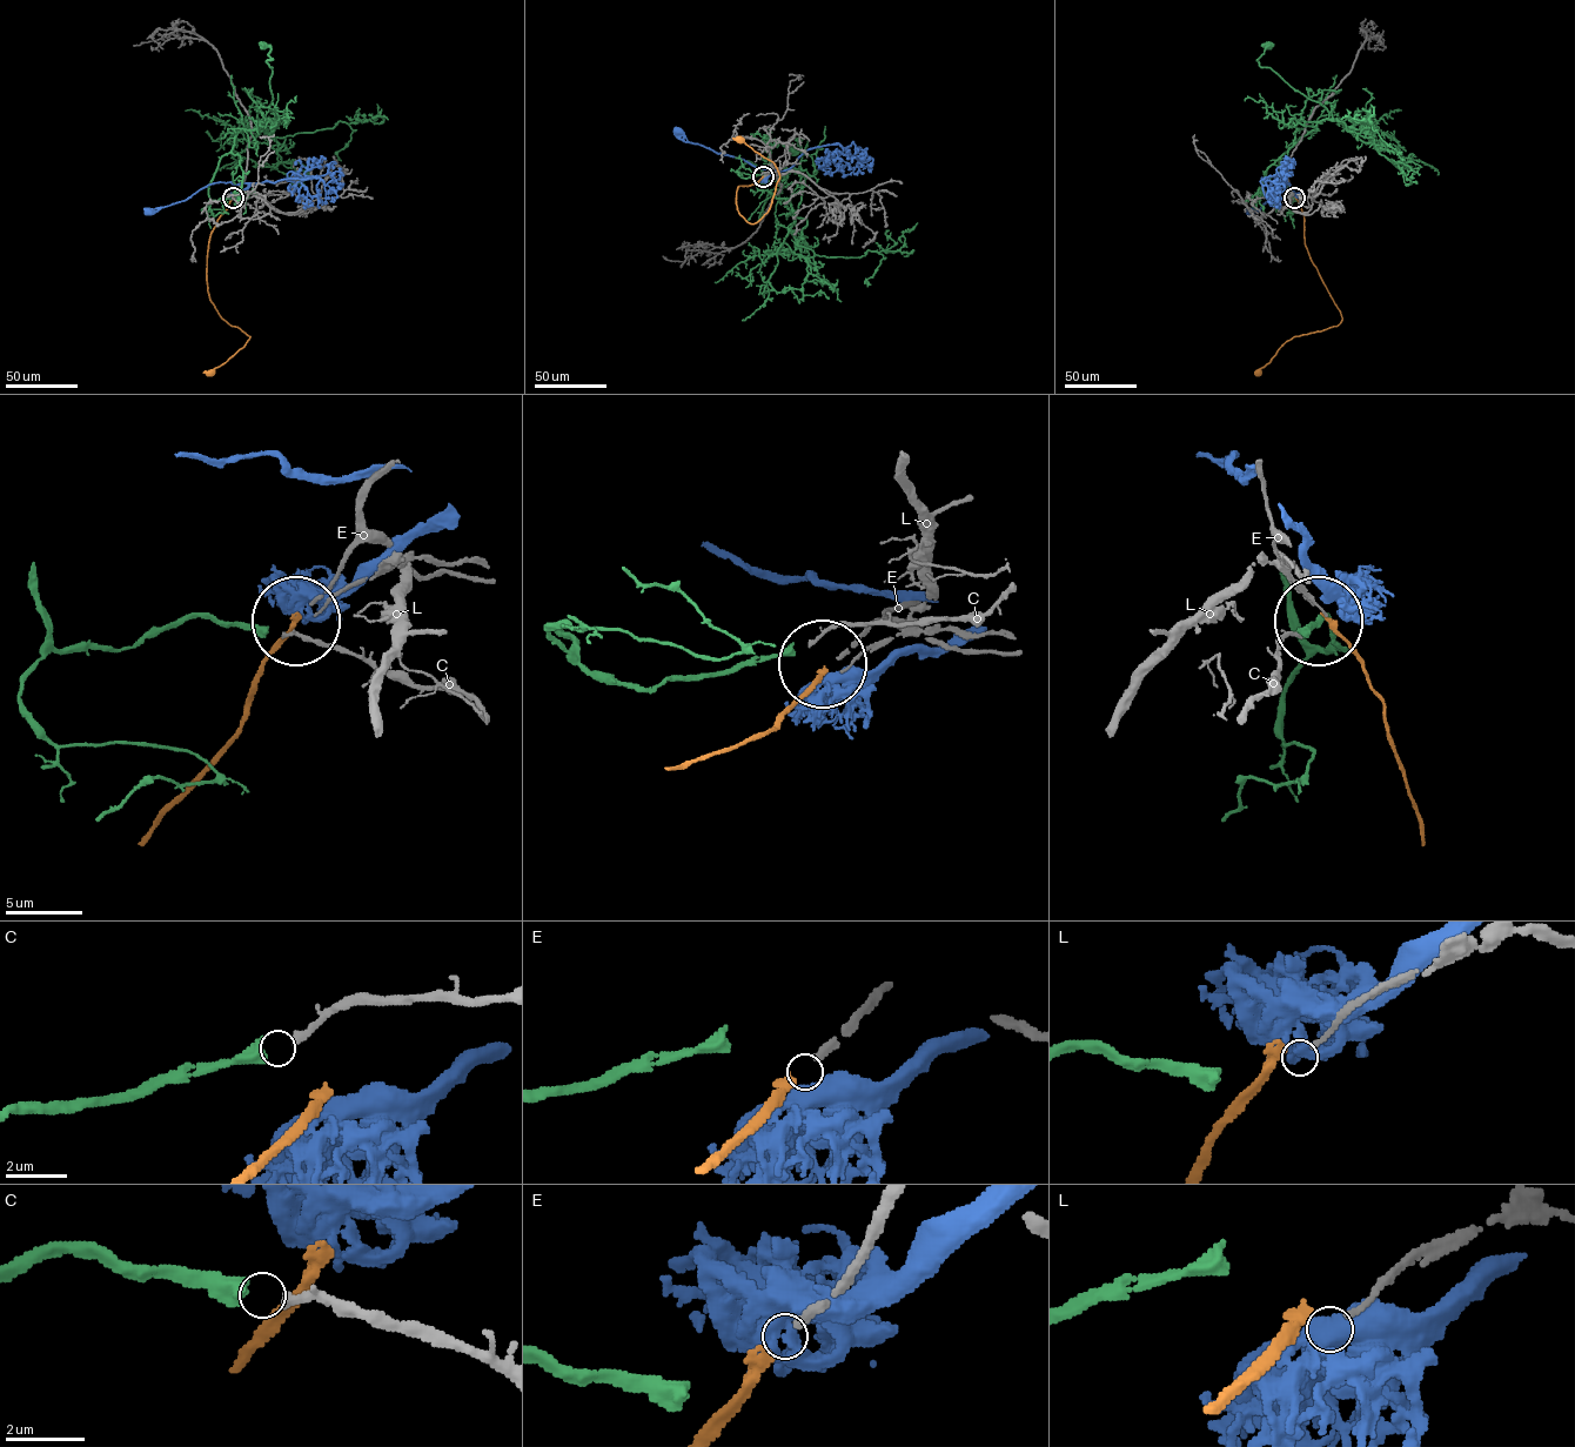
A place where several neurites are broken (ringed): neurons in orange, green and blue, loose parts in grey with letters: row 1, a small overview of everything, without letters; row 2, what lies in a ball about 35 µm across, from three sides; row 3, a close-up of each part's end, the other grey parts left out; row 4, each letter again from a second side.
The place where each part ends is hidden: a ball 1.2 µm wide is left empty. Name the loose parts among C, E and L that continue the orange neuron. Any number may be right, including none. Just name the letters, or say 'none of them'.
E

